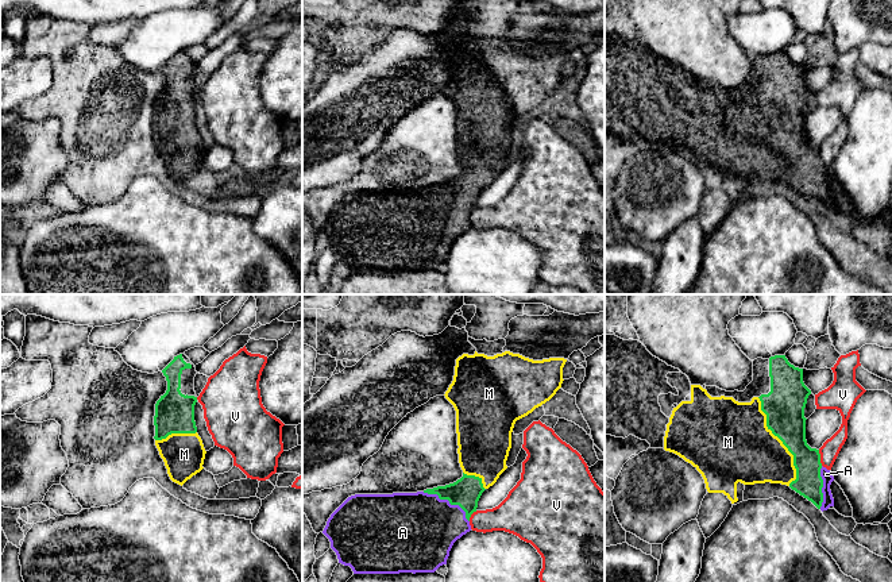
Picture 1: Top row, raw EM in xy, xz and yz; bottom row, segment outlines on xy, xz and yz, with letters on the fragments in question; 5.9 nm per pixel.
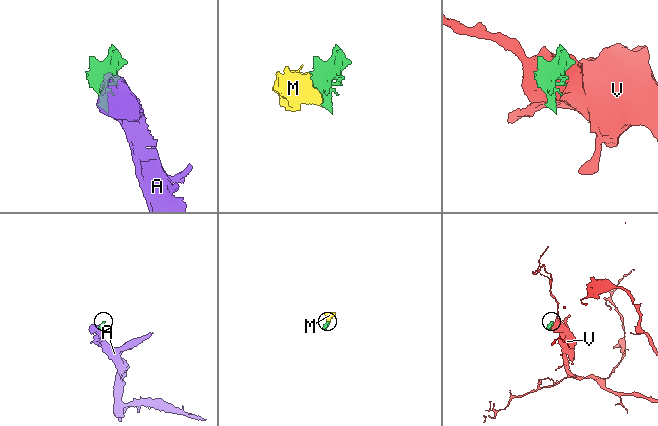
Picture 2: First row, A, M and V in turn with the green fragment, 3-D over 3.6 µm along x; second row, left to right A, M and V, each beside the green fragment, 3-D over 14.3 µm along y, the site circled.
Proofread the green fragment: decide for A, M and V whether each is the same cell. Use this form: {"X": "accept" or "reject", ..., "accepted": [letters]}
{"A": "accept", "M": "accept", "V": "reject", "accepted": ["A", "M"]}

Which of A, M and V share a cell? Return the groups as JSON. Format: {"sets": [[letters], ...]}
{"sets": [["A", "M"], ["V"]]}

